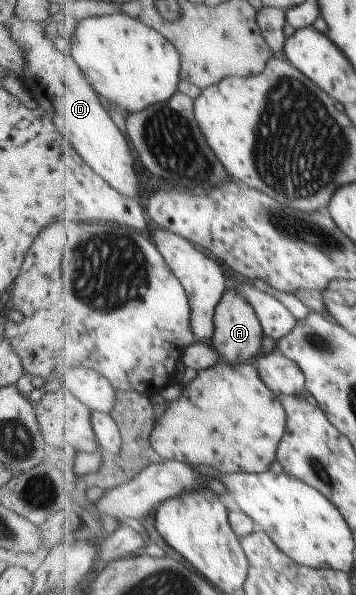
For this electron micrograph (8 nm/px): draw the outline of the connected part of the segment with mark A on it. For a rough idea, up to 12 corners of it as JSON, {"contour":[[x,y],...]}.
{"contour":[[231,286],[217,305],[213,343],[230,363],[252,362],[264,328]]}

